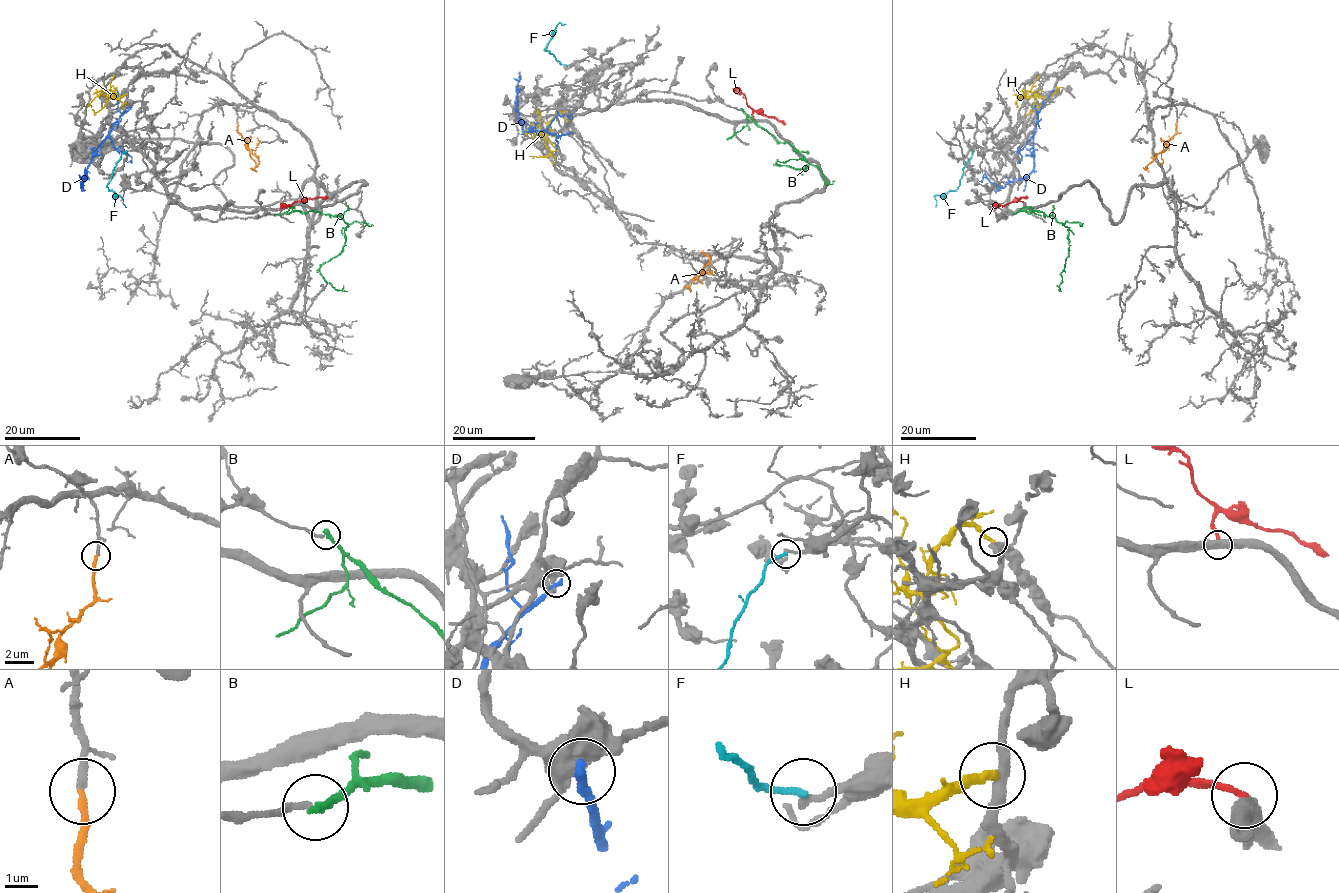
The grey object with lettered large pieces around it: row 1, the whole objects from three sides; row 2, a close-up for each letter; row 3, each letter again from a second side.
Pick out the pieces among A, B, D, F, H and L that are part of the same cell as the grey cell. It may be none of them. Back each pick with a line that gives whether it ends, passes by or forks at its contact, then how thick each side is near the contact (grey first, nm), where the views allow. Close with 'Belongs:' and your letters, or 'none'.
A: it ends; calibres 220 and 220 nm
Belongs: A

